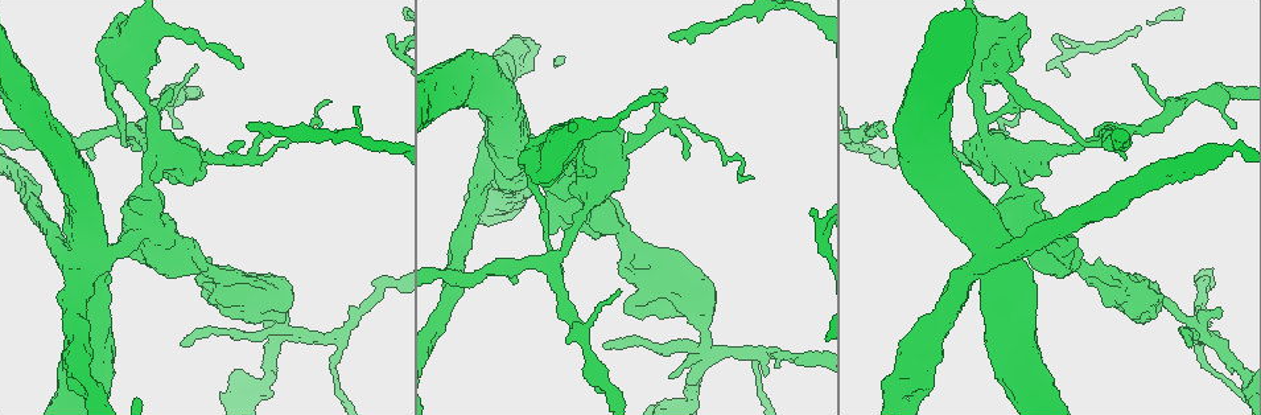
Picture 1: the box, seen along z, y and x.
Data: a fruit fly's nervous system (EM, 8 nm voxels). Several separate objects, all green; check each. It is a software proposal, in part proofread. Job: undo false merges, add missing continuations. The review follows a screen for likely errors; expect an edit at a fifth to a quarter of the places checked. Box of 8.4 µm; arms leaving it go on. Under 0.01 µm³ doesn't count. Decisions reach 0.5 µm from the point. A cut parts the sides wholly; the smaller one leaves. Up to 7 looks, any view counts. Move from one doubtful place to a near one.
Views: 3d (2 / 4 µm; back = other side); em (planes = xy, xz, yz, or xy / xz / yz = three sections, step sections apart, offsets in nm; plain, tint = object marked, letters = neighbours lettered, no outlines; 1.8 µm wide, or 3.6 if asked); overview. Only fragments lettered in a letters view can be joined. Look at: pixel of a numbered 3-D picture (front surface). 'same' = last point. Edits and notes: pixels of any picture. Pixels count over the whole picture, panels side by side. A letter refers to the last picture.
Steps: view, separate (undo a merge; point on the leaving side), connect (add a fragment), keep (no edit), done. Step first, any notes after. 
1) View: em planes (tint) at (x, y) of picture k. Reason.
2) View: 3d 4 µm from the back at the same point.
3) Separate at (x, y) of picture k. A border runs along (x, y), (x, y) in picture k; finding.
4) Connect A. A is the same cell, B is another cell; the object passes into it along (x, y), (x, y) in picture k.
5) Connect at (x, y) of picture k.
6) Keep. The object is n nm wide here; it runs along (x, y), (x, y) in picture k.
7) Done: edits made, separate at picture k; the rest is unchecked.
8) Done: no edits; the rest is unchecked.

View: em 3.6 µm planes (plain) at (1007, 157) of picture 1. Abrupt turn.

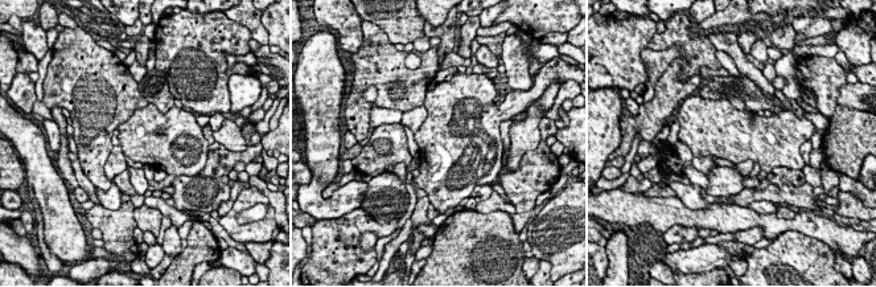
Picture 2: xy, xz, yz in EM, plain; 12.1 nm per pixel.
View: em 3.6 µm planes (letters) at the same point. What lies round it.

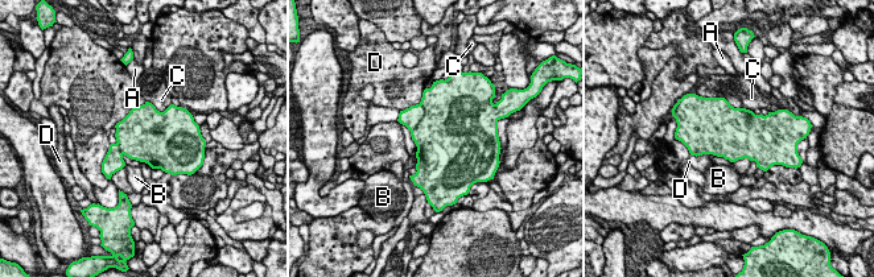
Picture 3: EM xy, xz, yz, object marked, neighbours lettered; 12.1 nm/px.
Separate at (438, 129) of picture 3. The longest contact is with D, 360 nm; A, B, C and D are other cells; a border runs along (420, 103), (424, 116), (411, 132) in picture 3; a second neuron is stuck on.

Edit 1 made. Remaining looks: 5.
View: 3d 2 µm from the back at (668, 37) of picture 1. An open end.

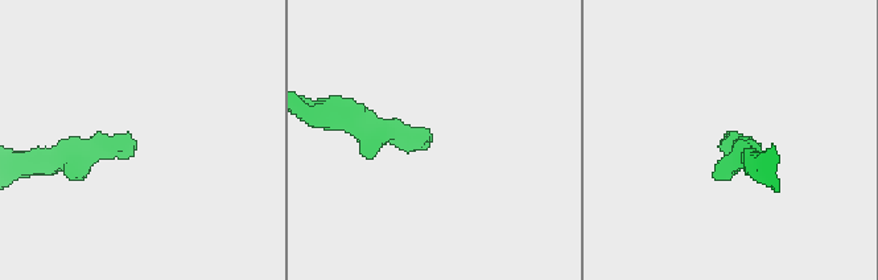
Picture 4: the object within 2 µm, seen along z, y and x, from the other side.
View: em xy step 4 (letters) at (130, 140) of picture 4.

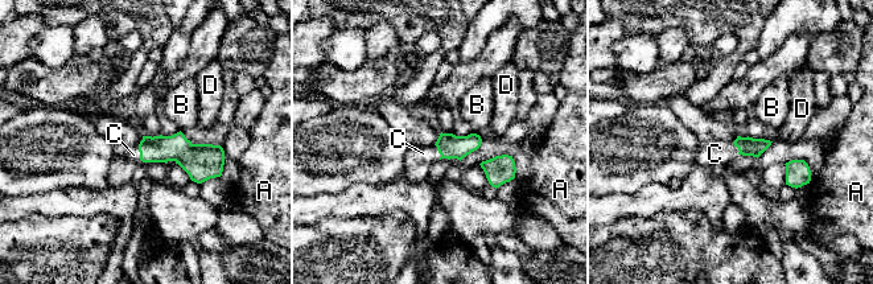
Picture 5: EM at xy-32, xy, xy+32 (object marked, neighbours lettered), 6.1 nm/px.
Connect C. The longest contact is with C, 100 nm; C is the same cell, A, B and D are other cells; the object passes into it along (449, 145), (439, 152), (423, 153) in picture 5; it goes on there.

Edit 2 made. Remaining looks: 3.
View: overview.

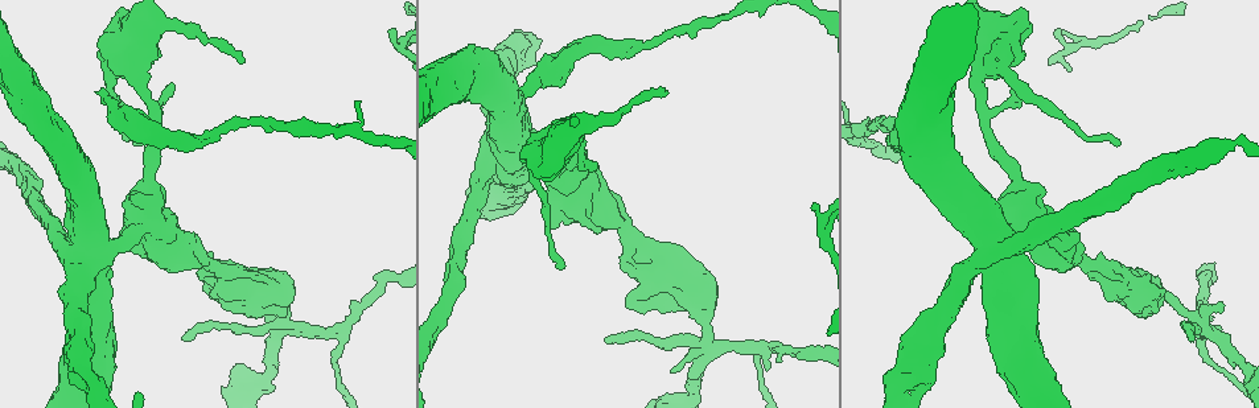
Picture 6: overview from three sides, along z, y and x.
View: 3d 2 µm at (101, 88) of picture 6. Branch stops here.

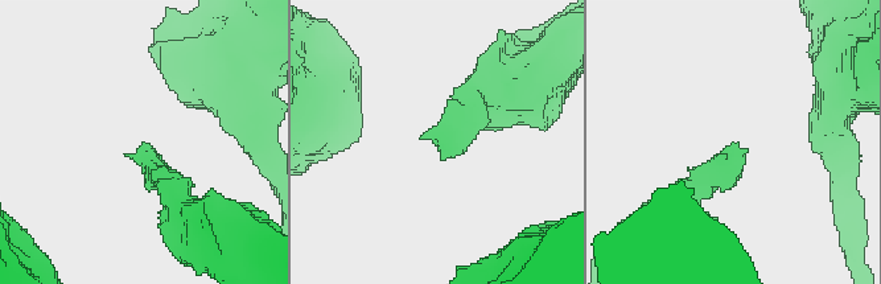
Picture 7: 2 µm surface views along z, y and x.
View: em planes (letters) at (443, 157) of picture 7. Shape alone is not enough.

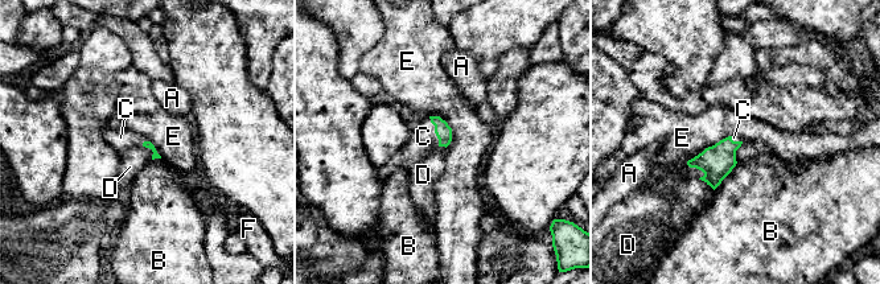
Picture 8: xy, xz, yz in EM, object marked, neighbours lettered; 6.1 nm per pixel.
Connect C. C is the same cell, A, B, D, E and F are other cells; the object passes into it along (443, 131), (435, 131), (423, 136) in picture 8; it goes on there.

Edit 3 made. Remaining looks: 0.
Done: edits made, separate at picture 3, connect at picture 5, connect at picture 8; the rest is unchecked.

